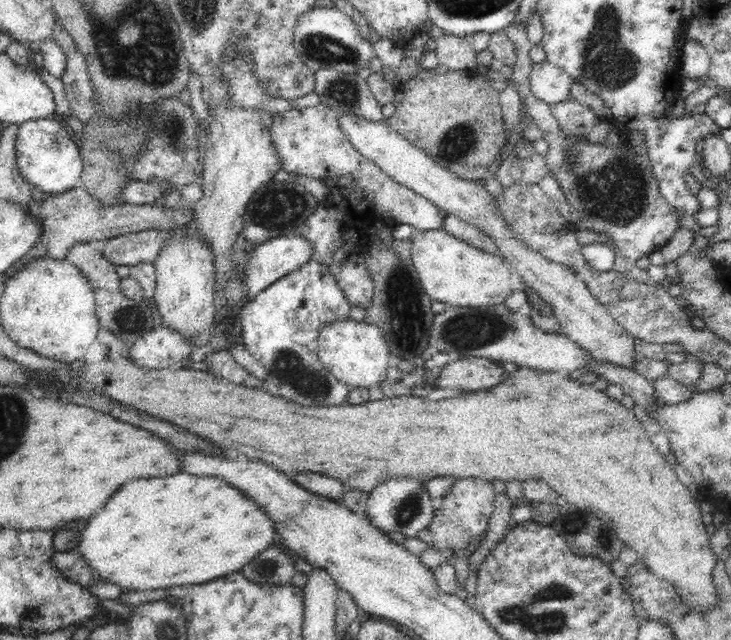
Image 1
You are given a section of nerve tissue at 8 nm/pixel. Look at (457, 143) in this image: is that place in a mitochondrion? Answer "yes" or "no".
yes

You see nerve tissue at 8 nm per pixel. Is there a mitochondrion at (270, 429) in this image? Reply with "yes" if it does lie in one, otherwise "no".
no

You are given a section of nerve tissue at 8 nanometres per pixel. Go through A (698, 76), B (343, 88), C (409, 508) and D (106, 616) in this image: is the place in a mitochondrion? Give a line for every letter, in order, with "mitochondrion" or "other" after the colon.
A: other
B: mitochondrion
C: mitochondrion
D: other

